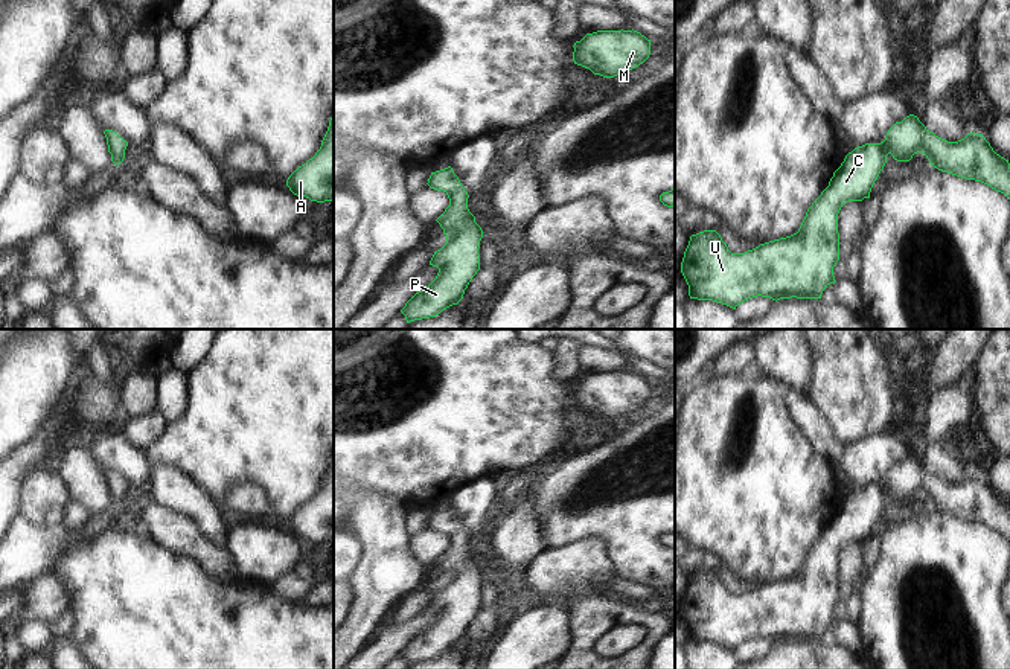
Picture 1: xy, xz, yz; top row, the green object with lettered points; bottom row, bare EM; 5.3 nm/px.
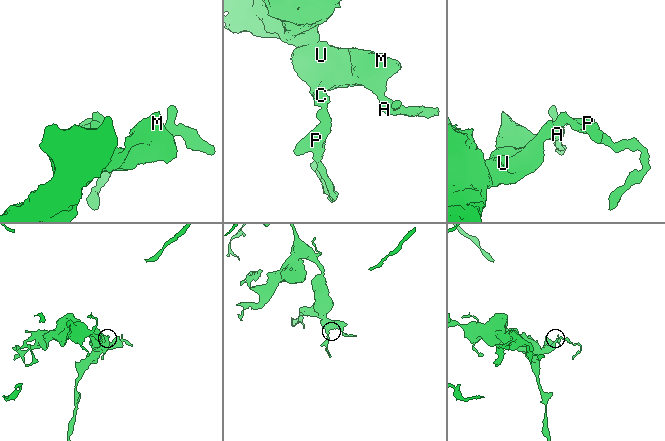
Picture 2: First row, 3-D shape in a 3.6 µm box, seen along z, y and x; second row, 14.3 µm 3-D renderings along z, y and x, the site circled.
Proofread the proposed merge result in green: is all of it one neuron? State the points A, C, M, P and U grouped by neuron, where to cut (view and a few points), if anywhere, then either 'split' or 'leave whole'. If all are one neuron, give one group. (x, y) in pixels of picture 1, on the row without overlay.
groups A C M P U; cut none; leave whole

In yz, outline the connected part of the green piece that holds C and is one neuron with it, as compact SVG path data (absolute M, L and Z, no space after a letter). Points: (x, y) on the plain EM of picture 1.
M917 457L896 463L881 485L865 485L849 494L833 514L829 527L807 550L797 575L774 581L745 594L731 594L716 571L690 578L681 603L681 614L689 626L690 640L713 642L736 651L748 640L762 637L780 640L821 640L823 632L835 625L833 608L839 602L838 555L849 543L870 539L871 529L891 495L897 503L909 503L922 494L938 512L981 523L1010 541L1010 504L993 492L983 475L969 474L958 483L948 483L929 472Z

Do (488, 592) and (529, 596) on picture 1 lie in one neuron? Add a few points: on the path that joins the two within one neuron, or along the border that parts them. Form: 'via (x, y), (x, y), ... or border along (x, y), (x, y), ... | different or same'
border along (497, 593), (498, 602) | different

